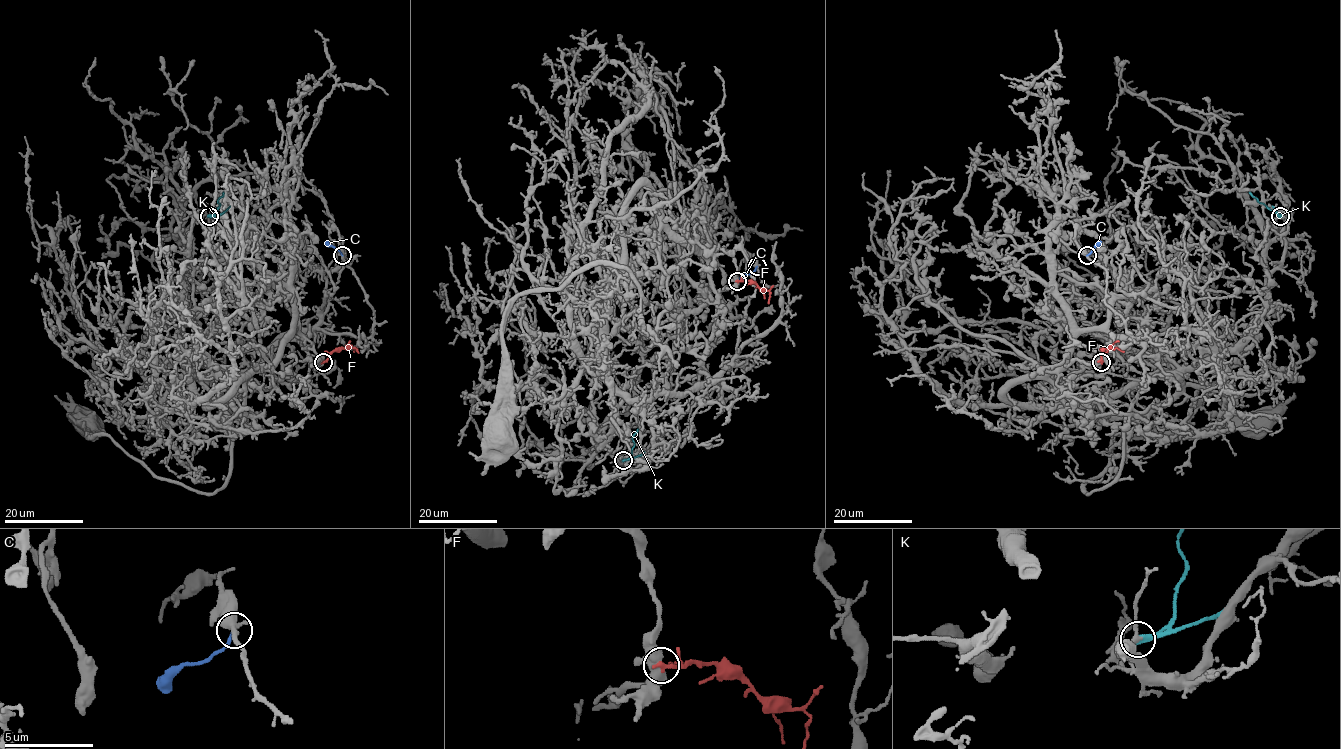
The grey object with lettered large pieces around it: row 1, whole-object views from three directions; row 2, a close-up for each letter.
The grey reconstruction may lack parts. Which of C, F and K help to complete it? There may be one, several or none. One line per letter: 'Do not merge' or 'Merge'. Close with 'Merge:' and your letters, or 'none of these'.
C: Do not merge
F: Do not merge
K: Do not merge
Merge: none of these

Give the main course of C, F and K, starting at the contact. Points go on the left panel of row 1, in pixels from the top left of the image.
C: (342, 255), (324, 242)
F: (323, 362), (333, 351), (355, 348), (353, 352)
K: (208, 216), (216, 211), (219, 206), (217, 200), (223, 192)

